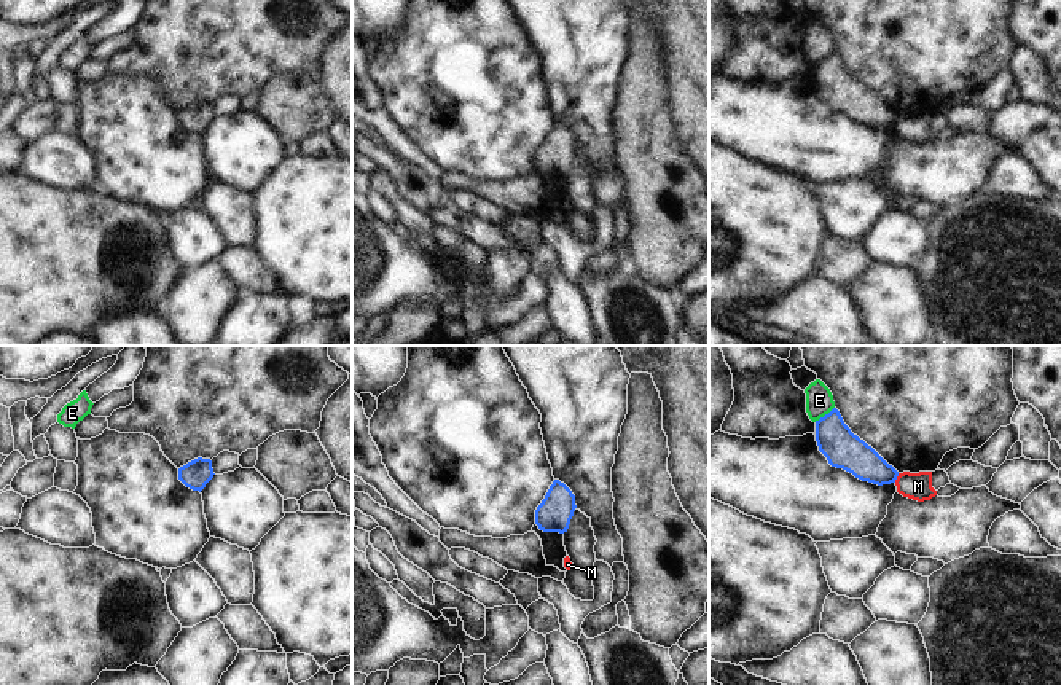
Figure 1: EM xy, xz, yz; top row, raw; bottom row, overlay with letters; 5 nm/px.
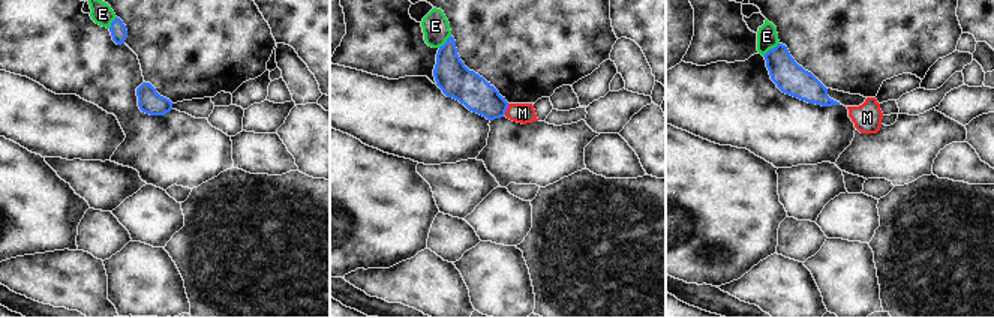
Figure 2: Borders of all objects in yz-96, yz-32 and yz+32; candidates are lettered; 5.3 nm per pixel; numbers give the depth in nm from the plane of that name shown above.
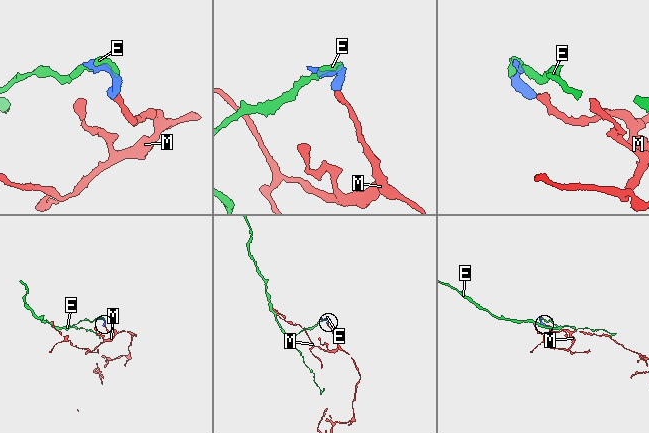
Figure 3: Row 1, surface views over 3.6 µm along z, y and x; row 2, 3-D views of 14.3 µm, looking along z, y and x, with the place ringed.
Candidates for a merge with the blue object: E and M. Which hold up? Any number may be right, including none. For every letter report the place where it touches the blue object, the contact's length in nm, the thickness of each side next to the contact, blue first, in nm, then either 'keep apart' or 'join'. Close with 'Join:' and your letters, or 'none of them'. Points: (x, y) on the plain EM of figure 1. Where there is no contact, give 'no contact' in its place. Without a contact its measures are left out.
E: meets blue in yz at (826, 58); contact 130 nm long; 190 nm thick on the blue side, 140 nm on the other; keep apart
M: meets blue in yz at (896, 121); contact 50 nm long; 180 nm thick on the blue side, 140 nm on the other; keep apart
Join: none of them

